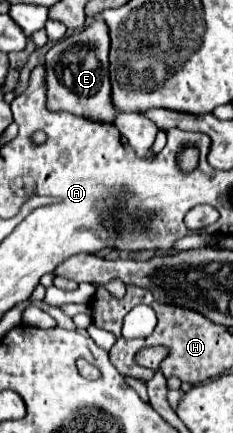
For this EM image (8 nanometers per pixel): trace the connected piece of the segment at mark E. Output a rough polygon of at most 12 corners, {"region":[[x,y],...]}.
{"region":[[103,19],[55,43],[47,107],[113,123]]}

